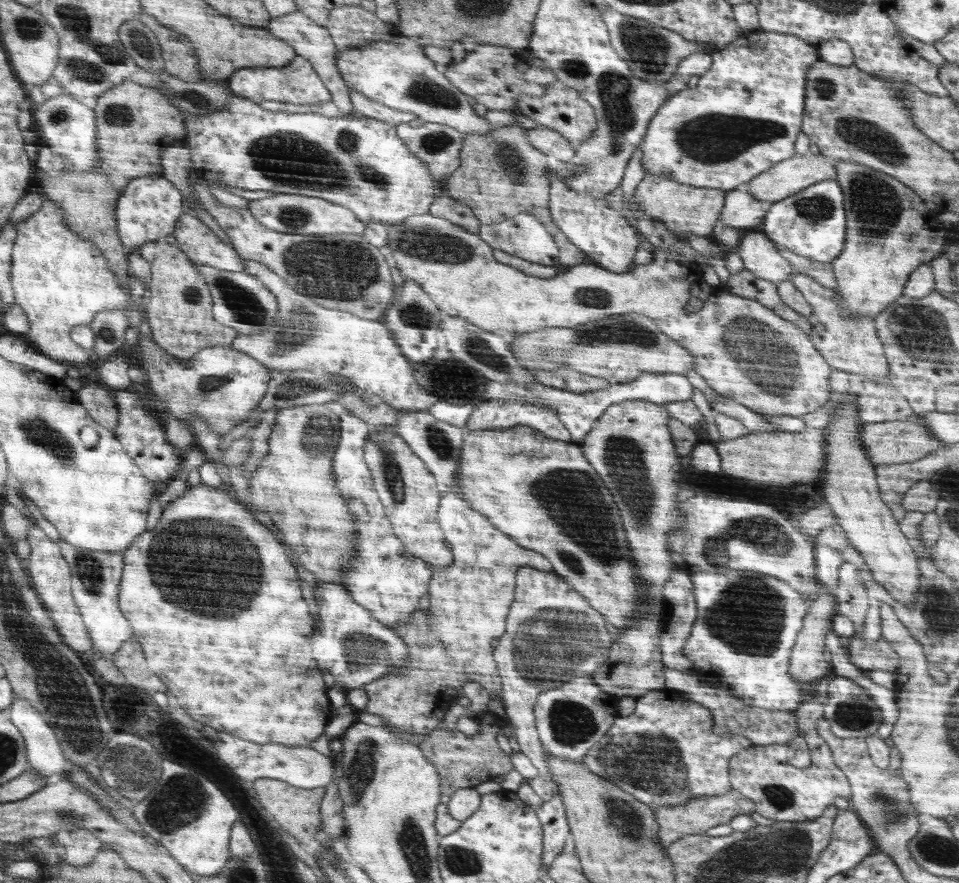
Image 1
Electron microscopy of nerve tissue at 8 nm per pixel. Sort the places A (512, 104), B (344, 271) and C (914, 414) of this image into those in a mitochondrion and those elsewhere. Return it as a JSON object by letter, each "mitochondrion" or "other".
{"A":"other","B":"mitochondrion","C":"other"}

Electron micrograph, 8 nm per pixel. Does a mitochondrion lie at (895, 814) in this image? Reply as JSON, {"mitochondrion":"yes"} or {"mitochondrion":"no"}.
{"mitochondrion":"yes"}

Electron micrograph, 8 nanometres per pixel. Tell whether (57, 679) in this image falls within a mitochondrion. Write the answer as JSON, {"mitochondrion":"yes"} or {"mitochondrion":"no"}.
{"mitochondrion":"yes"}

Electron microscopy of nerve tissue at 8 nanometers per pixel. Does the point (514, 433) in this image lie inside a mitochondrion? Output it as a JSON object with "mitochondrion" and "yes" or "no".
{"mitochondrion":"no"}

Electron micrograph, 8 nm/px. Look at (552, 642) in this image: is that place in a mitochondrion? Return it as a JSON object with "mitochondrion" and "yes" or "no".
{"mitochondrion":"yes"}

